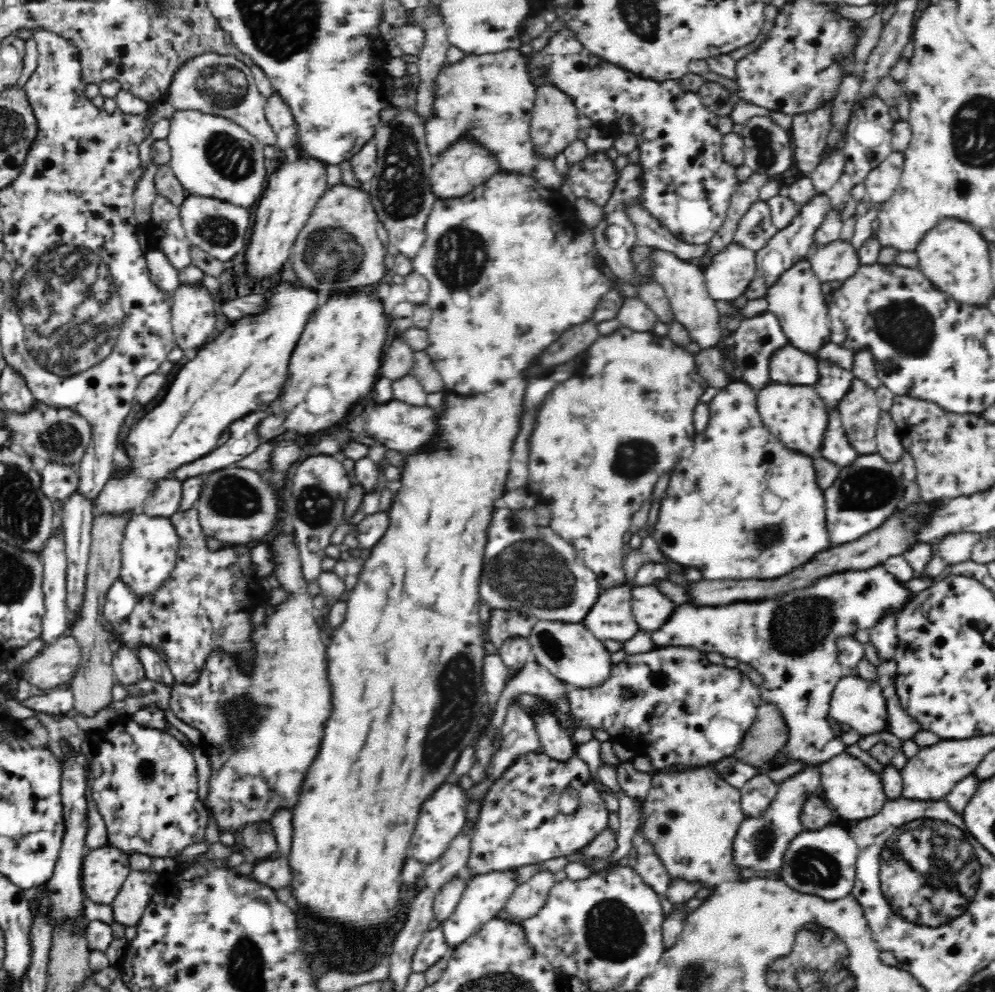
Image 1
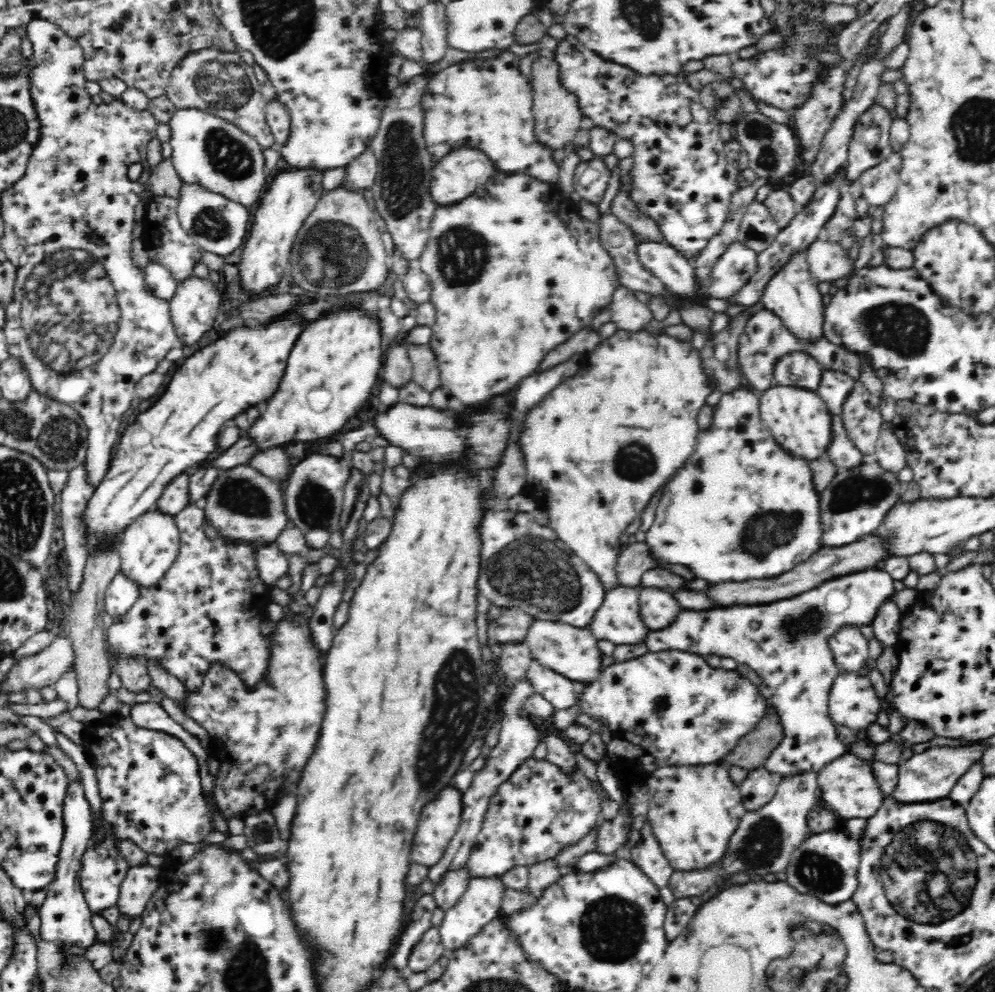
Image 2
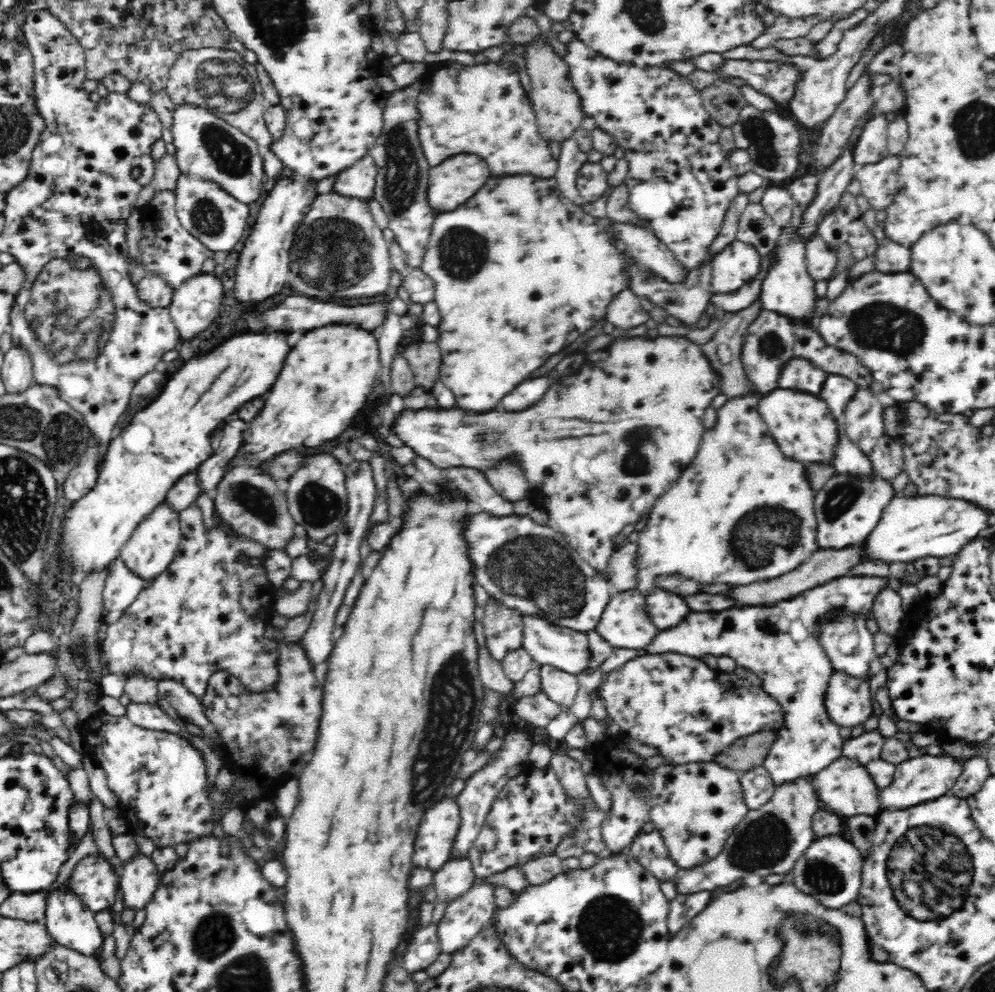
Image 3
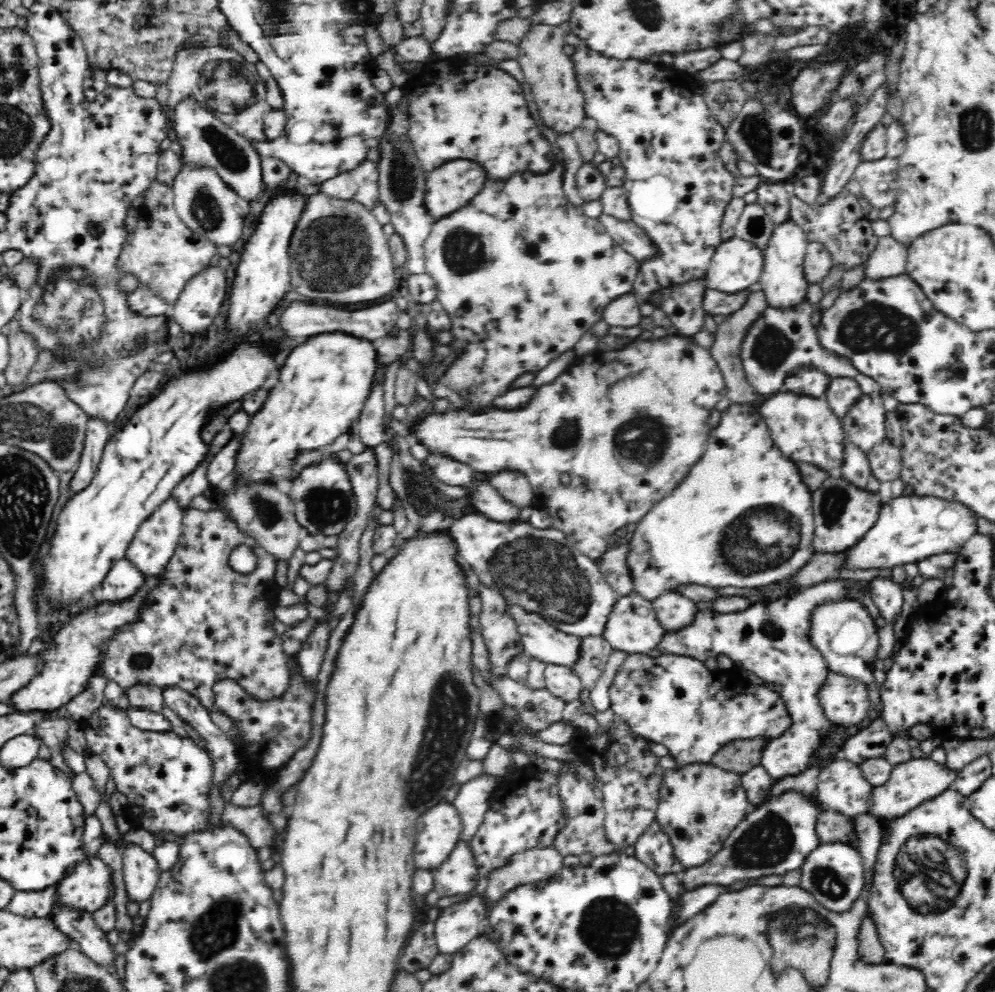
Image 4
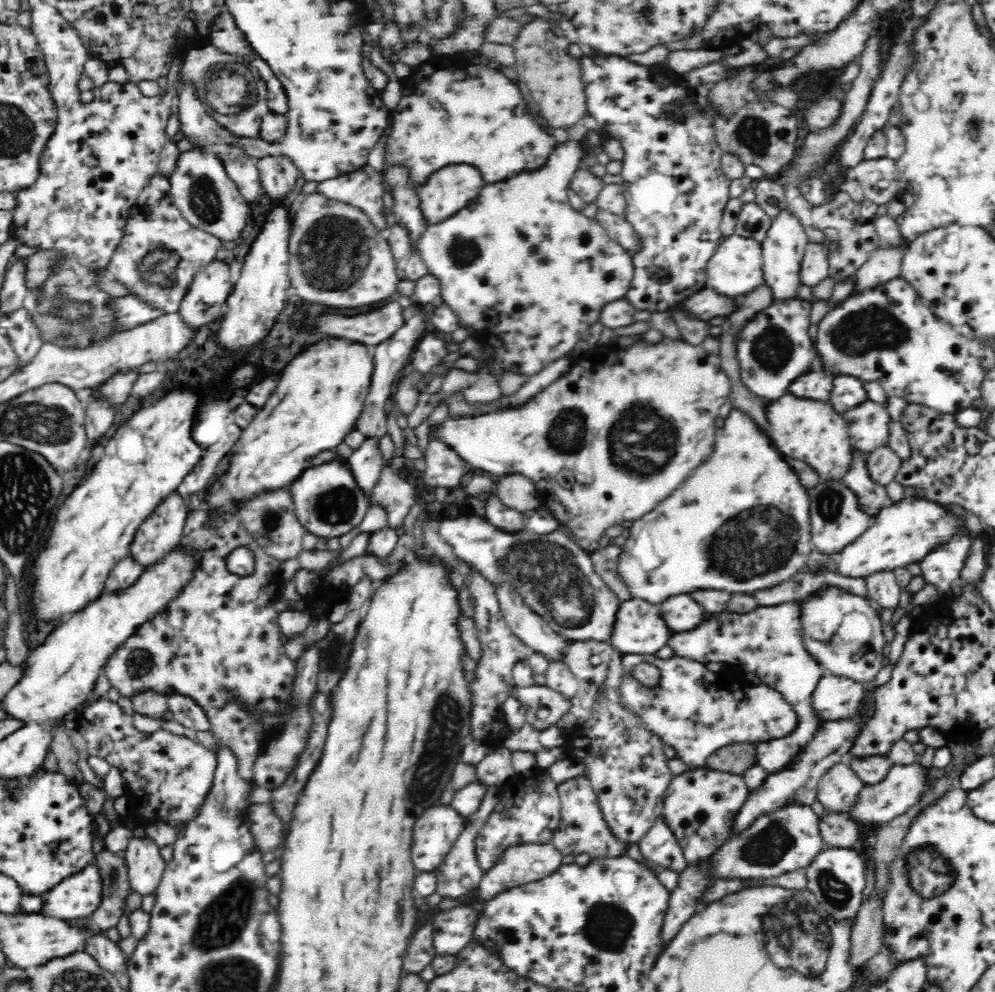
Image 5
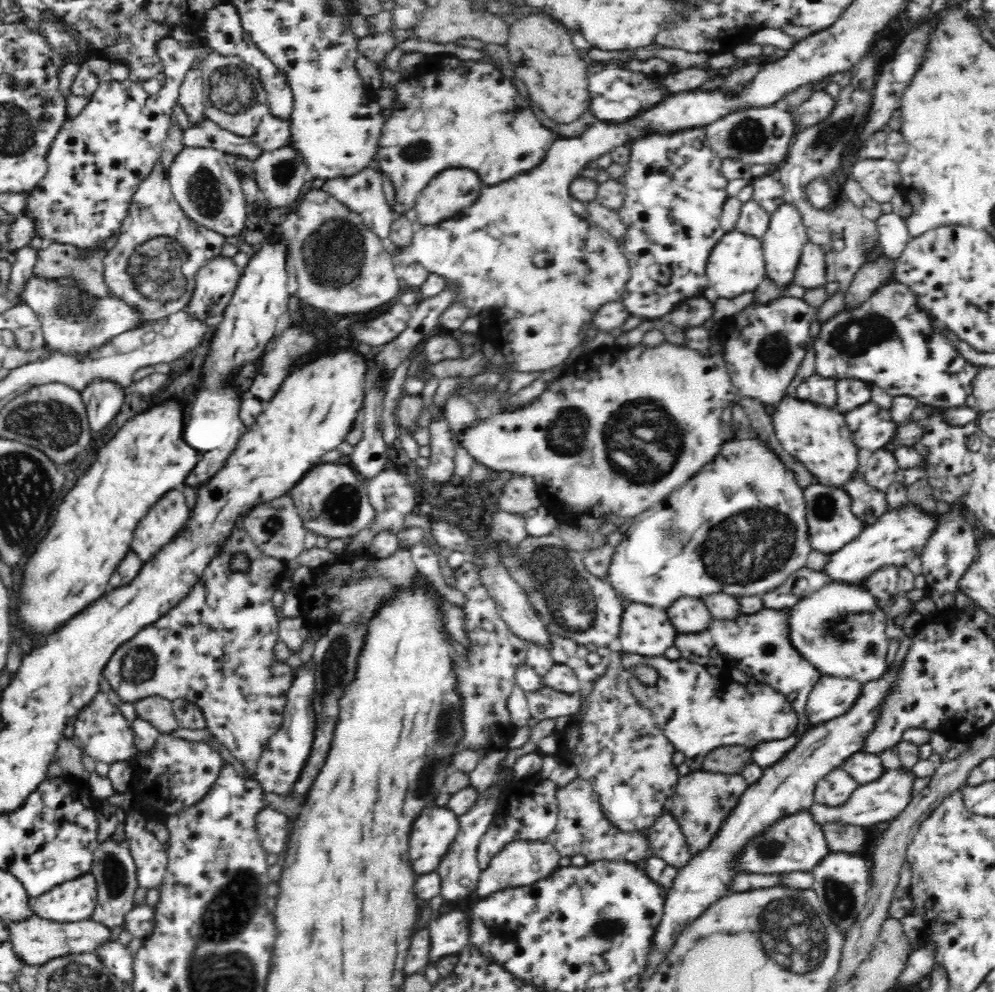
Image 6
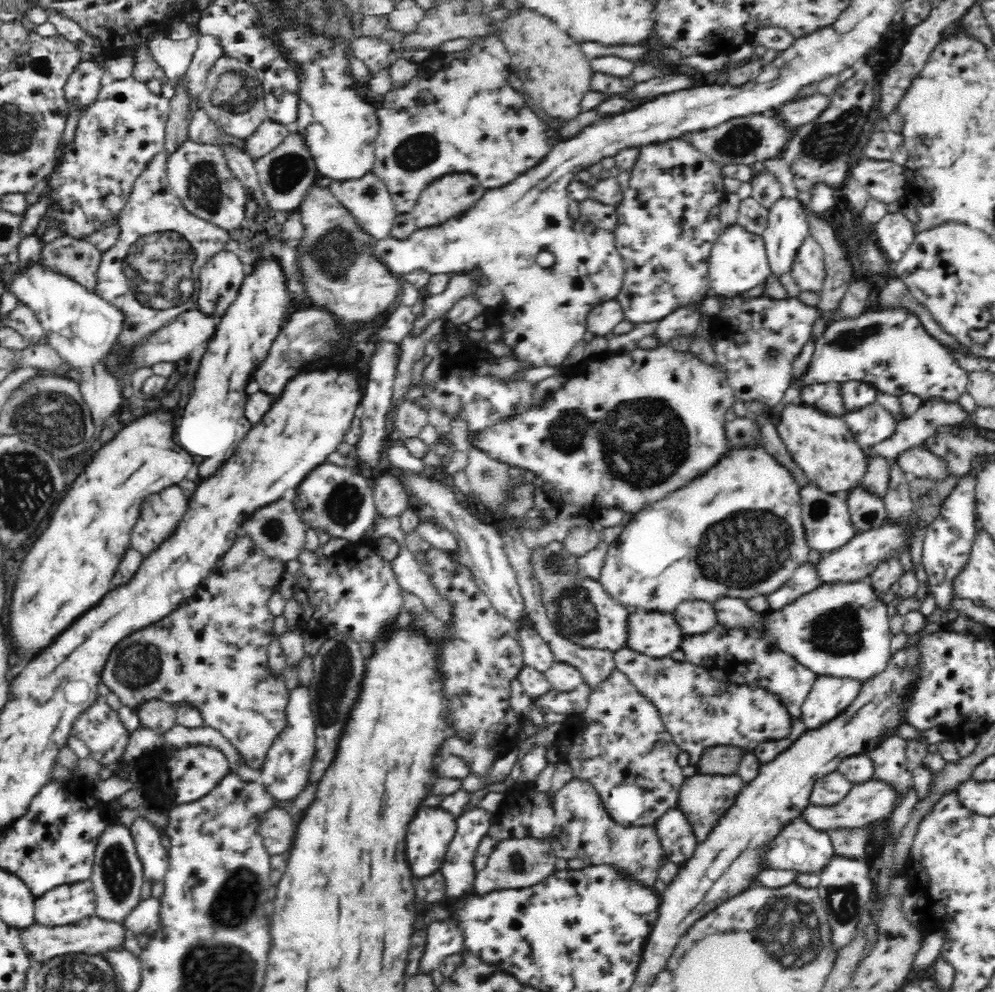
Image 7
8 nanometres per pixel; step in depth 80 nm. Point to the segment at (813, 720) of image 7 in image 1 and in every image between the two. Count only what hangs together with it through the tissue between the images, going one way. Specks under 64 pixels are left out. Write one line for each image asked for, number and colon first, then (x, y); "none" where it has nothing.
1: (858, 704)
2: (852, 701)
3: (848, 701)
4: (845, 701)
5: (835, 698)
6: (831, 697)

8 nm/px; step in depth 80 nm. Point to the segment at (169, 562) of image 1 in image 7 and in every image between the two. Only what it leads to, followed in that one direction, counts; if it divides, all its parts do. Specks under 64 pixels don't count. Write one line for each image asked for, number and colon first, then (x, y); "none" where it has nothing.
2: (148, 548)
3: (153, 544)
4: (157, 538)
5: (163, 530)
6: (166, 516)
7: (160, 512)

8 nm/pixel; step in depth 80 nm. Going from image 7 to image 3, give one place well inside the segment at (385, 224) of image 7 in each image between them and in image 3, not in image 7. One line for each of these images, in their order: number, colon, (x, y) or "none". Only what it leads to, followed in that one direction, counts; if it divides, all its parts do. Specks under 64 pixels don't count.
3: (359, 181)
4: (360, 185)
5: (363, 189)
6: (363, 194)

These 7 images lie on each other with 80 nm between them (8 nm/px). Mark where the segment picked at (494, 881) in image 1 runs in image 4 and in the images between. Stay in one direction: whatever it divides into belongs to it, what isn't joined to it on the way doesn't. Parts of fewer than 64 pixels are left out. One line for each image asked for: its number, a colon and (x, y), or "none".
2: (480, 904)
3: (465, 917)
4: (455, 926)

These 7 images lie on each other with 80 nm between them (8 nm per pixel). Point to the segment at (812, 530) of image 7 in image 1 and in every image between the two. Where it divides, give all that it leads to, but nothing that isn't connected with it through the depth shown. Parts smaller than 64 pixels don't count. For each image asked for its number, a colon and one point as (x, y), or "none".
1: (864, 495)
2: (853, 504)
3: (846, 509)
4: (842, 513)
5: (835, 519)
6: (831, 524)

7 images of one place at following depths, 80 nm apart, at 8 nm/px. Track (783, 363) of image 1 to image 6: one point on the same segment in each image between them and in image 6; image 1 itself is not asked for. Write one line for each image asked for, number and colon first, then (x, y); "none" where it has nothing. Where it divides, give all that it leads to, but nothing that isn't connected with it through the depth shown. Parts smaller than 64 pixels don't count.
2: (799, 370)
3: (800, 375)
4: (806, 381)
5: (817, 385)
6: (814, 389)

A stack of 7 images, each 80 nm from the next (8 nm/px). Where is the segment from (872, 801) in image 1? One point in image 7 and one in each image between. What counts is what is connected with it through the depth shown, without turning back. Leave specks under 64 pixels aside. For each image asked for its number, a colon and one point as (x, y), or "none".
2: (847, 787)
3: (844, 787)
4: (842, 788)
5: (836, 791)
6: (834, 789)
7: (830, 789)

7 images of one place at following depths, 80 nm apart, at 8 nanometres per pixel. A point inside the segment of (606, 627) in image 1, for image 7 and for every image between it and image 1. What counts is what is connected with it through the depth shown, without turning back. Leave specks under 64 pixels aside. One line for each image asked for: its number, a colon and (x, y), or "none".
2: (620, 622)
3: (626, 623)
4: (633, 628)
5: (640, 629)
6: (647, 631)
7: (657, 635)

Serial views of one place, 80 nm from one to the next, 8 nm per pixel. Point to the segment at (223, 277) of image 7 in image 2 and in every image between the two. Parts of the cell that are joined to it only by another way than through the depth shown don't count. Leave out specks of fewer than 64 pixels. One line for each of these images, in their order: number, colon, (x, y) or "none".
2: (193, 308)
3: (196, 304)
4: (200, 302)
5: (204, 302)
6: (215, 283)

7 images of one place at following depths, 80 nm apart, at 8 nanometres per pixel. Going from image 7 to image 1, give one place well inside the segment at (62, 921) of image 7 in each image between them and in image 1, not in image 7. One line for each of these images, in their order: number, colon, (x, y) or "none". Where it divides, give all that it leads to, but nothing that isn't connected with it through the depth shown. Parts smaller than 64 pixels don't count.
1: (105, 869)
2: (101, 869)
3: (93, 882)
4: (85, 889)
5: (75, 898)
6: (75, 900)

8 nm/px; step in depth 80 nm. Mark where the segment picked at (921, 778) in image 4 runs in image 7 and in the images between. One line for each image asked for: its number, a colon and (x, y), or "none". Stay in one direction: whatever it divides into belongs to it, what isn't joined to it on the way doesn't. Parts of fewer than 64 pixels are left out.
5: (879, 803)
6: (884, 799)
7: (865, 802)

